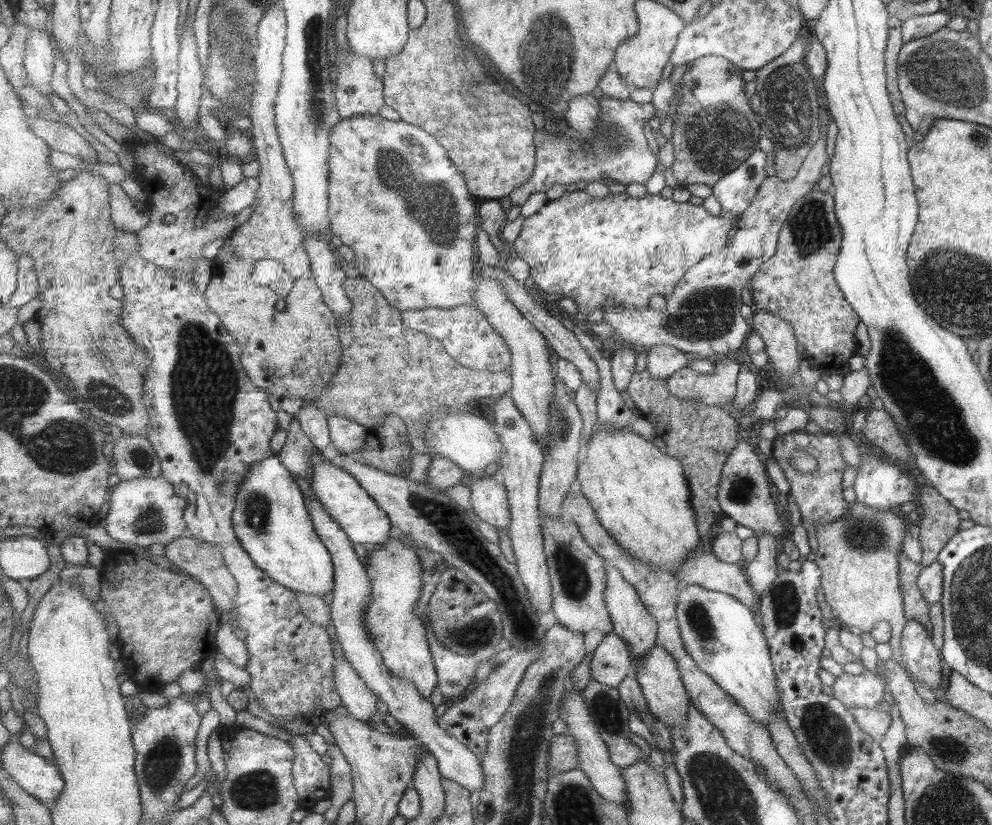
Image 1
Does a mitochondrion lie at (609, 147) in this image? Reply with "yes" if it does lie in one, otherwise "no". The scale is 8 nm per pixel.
yes

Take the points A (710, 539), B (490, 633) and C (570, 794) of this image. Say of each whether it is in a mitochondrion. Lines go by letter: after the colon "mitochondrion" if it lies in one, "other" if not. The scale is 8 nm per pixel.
A: other
B: mitochondrion
C: mitochondrion

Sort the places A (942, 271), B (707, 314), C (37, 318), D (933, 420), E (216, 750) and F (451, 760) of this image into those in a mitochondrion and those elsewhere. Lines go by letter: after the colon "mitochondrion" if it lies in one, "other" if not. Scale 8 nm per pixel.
A: mitochondrion
B: mitochondrion
C: other
D: mitochondrion
E: other
F: other

